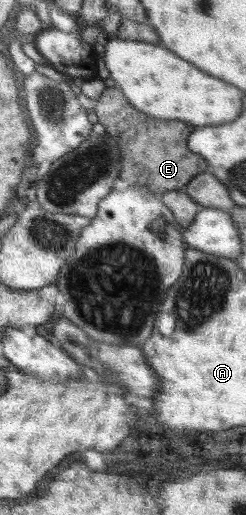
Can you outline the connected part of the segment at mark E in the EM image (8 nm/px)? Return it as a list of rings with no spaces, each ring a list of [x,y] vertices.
[[[107,87],[103,90],[93,108],[98,122],[107,132],[112,132],[122,150],[122,172],[120,178],[130,187],[146,185],[156,196],[165,192],[183,190],[190,179],[208,170],[206,159],[188,149],[188,136],[194,126],[179,120],[158,120],[156,117],[138,112],[120,87]]]

